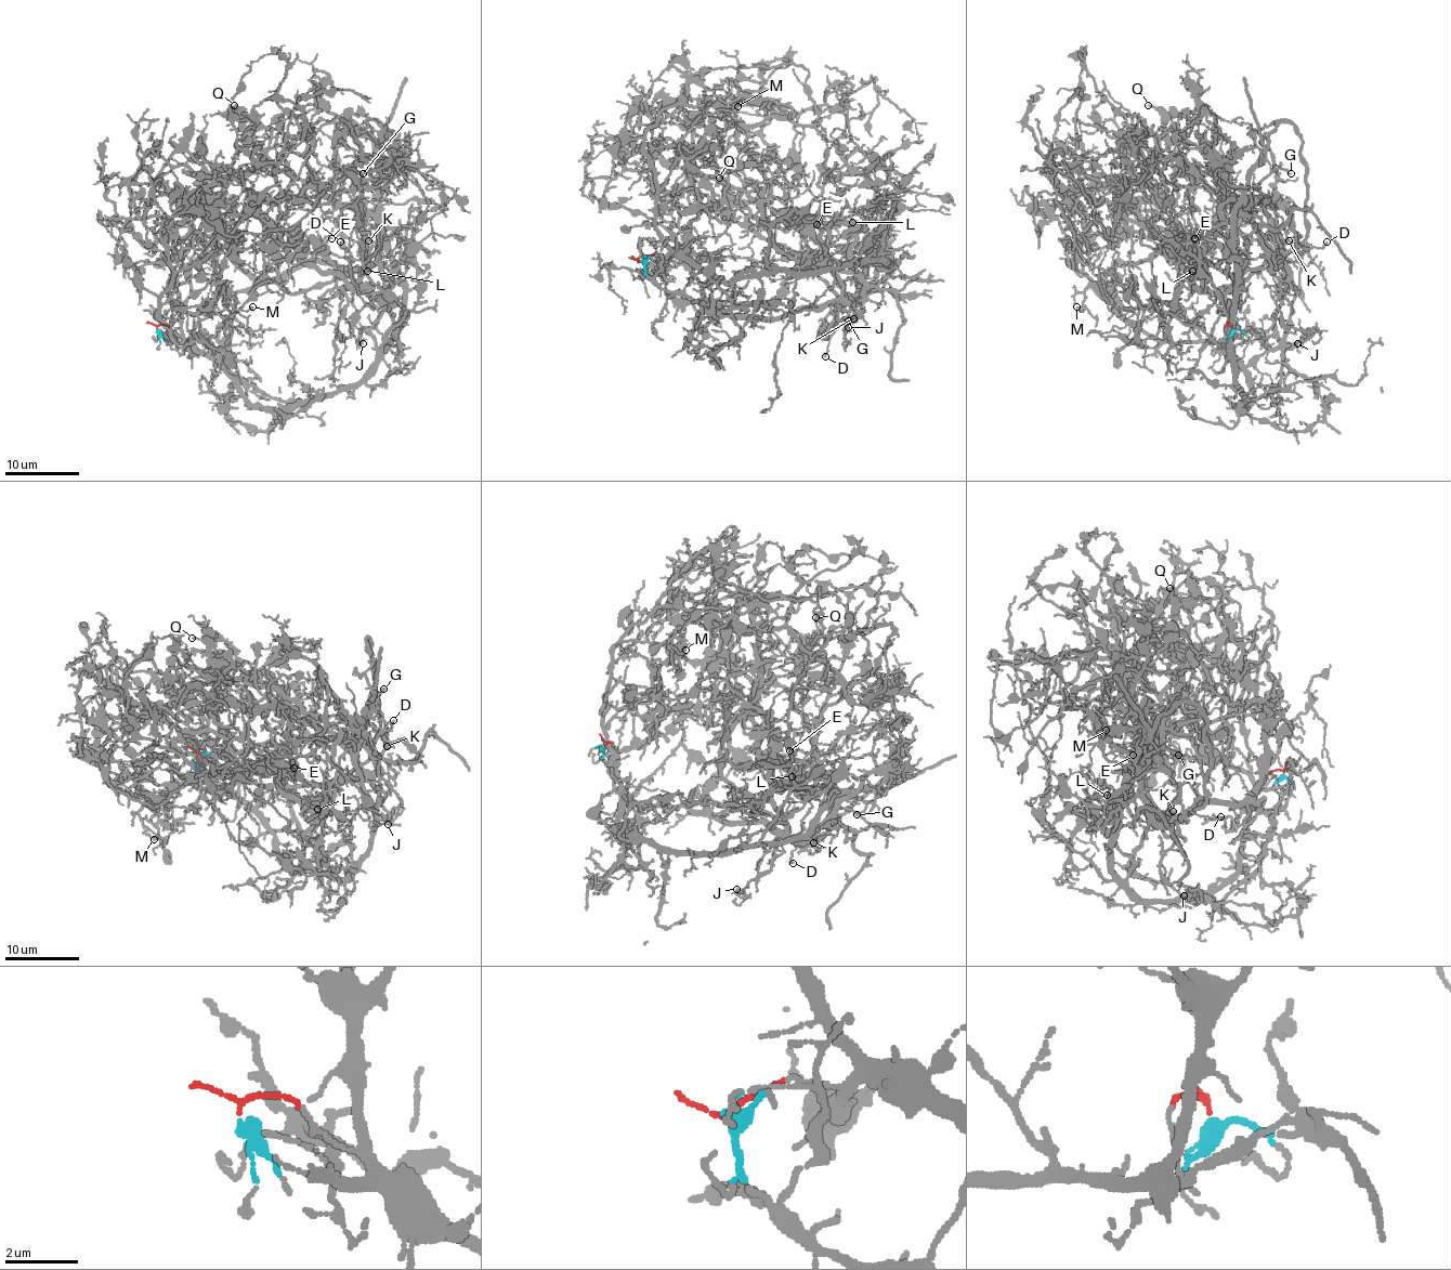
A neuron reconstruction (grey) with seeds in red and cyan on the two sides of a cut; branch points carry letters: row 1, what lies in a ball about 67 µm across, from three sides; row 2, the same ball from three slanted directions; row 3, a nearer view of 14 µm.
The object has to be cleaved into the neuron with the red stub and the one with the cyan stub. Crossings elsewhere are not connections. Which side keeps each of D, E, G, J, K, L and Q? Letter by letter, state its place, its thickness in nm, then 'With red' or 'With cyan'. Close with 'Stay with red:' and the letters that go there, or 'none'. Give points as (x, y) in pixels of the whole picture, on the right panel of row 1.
D: Place: (1327, 241). Thickness 110 nm. With cyan
E: Place: (1194, 238). Thickness 100 nm. With cyan
G: Place: (1291, 173). Thickness 130 nm. With cyan
J: Place: (1297, 343). Thickness 160 nm. With cyan
K: Place: (1289, 240). Thickness 160 nm. With cyan
L: Place: (1192, 271). Thickness 90 nm. With cyan
Q: Place: (1148, 105). Thickness 140 nm. With cyan
Stay with red: none

